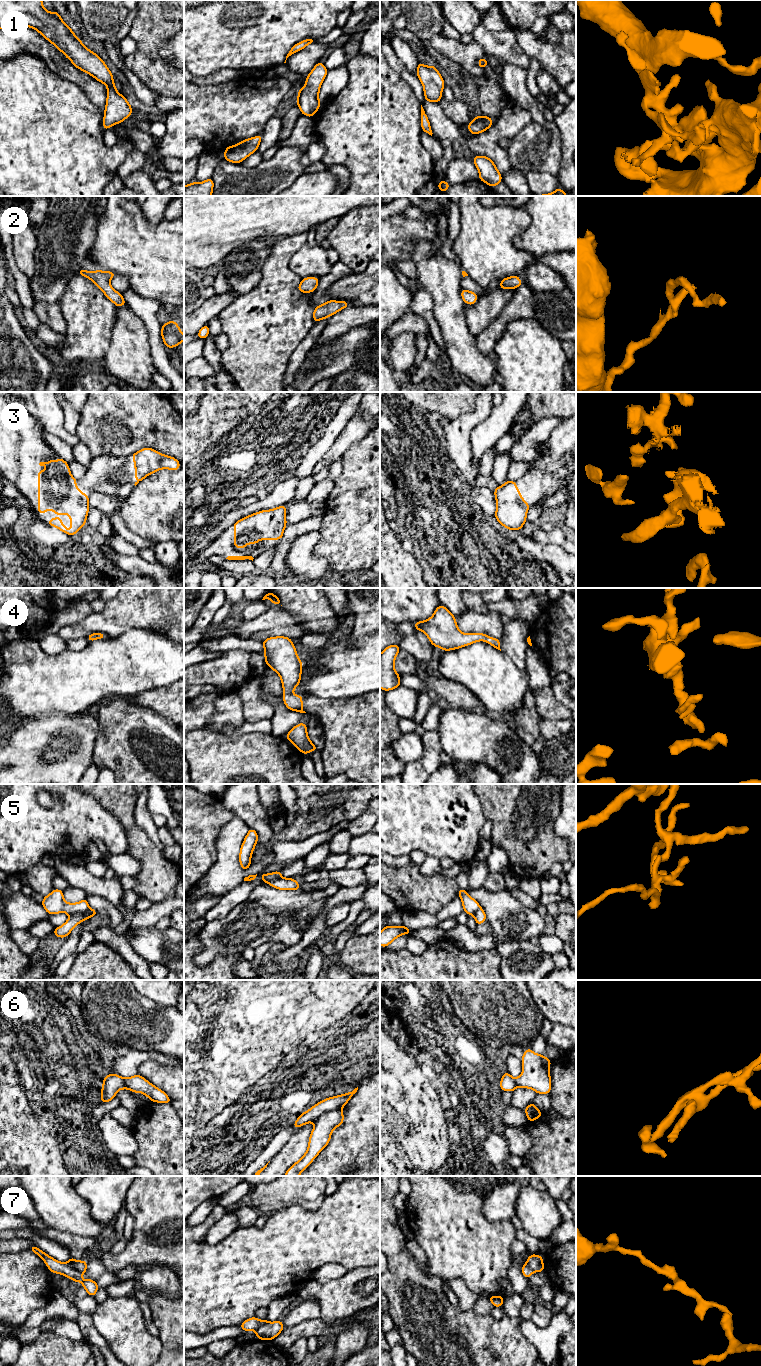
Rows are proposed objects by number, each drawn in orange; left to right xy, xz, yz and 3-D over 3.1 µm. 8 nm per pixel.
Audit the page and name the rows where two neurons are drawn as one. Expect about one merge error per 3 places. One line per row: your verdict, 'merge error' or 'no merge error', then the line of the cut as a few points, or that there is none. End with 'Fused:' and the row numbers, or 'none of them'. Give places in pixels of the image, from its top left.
1: no merge error; cut none
2: no merge error; cut none
3: no merge error; cut none
4: no merge error; cut none
5: merge error; cut xy (89, 908), (70, 915)
6: merge error; cut xz (340, 1109), (326, 1111), (314, 1122)
7: merge error; cut xy (66, 1263), (82, 1273)
Fused: 5, 6, 7

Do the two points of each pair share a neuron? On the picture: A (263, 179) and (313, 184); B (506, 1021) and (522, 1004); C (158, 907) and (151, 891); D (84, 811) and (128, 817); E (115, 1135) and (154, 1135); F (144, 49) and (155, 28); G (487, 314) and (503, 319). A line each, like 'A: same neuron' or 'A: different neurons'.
A: different neurons
B: same neuron
C: different neurons
D: different neurons
E: different neurons
F: same neuron
G: different neurons

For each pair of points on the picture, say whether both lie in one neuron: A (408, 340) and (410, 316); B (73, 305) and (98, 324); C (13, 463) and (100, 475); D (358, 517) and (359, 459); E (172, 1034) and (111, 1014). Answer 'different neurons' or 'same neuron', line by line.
A: different neurons
B: same neuron
C: same neuron
D: same neuron
E: same neuron

